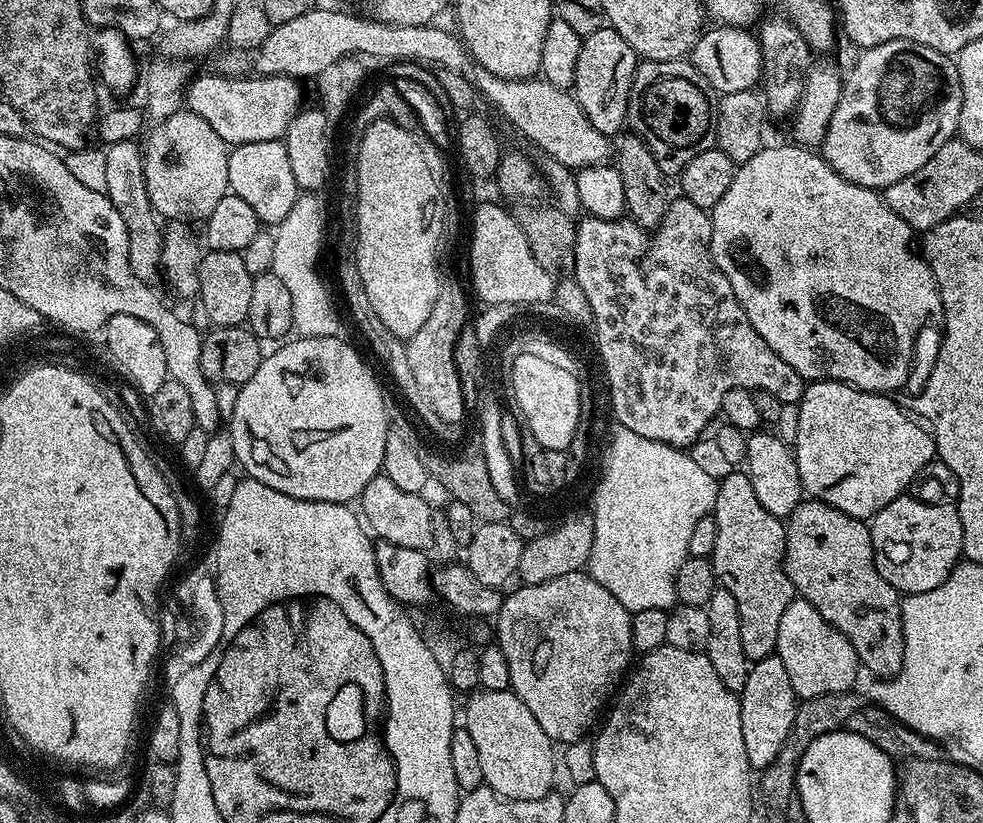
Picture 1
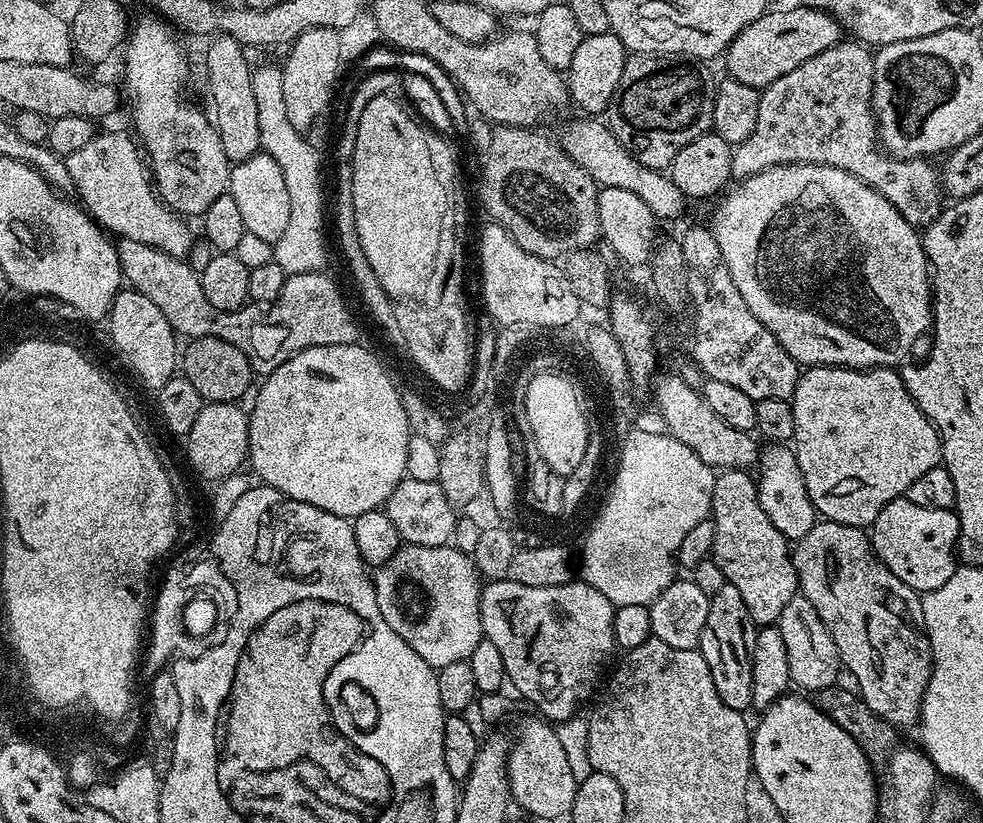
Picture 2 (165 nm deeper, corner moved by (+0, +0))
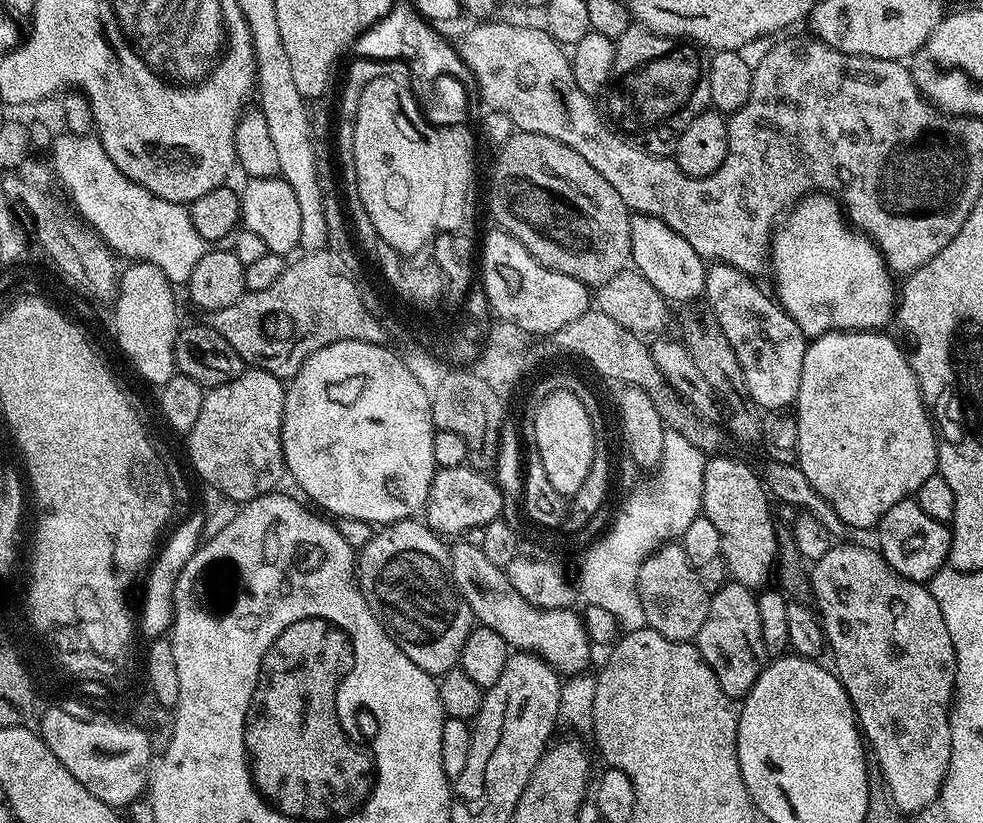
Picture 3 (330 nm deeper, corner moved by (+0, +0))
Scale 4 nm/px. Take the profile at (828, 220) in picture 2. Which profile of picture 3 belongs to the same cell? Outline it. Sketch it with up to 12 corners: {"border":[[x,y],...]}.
{"border":[[827,194],[770,245],[775,299],[805,337],[884,330],[898,307],[876,243]]}

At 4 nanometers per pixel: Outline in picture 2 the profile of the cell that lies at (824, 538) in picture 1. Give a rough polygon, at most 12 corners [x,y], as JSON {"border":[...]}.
{"border":[[821,519],[791,549],[874,714],[920,719],[921,593],[863,528]]}

